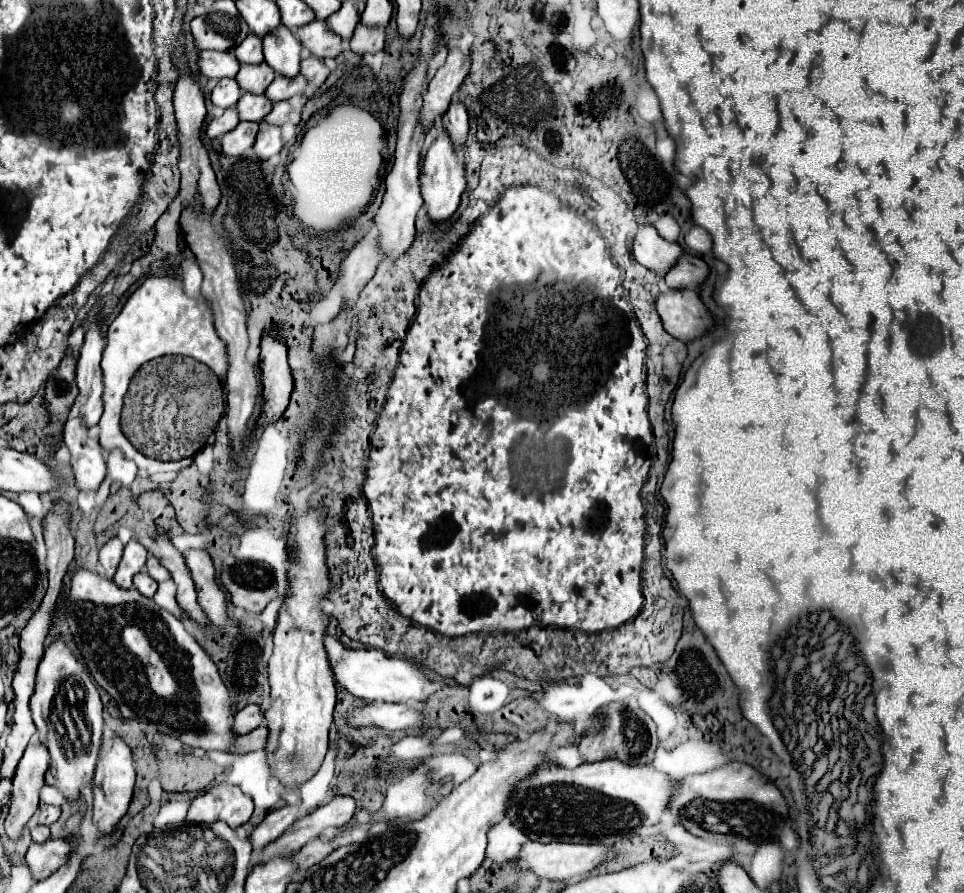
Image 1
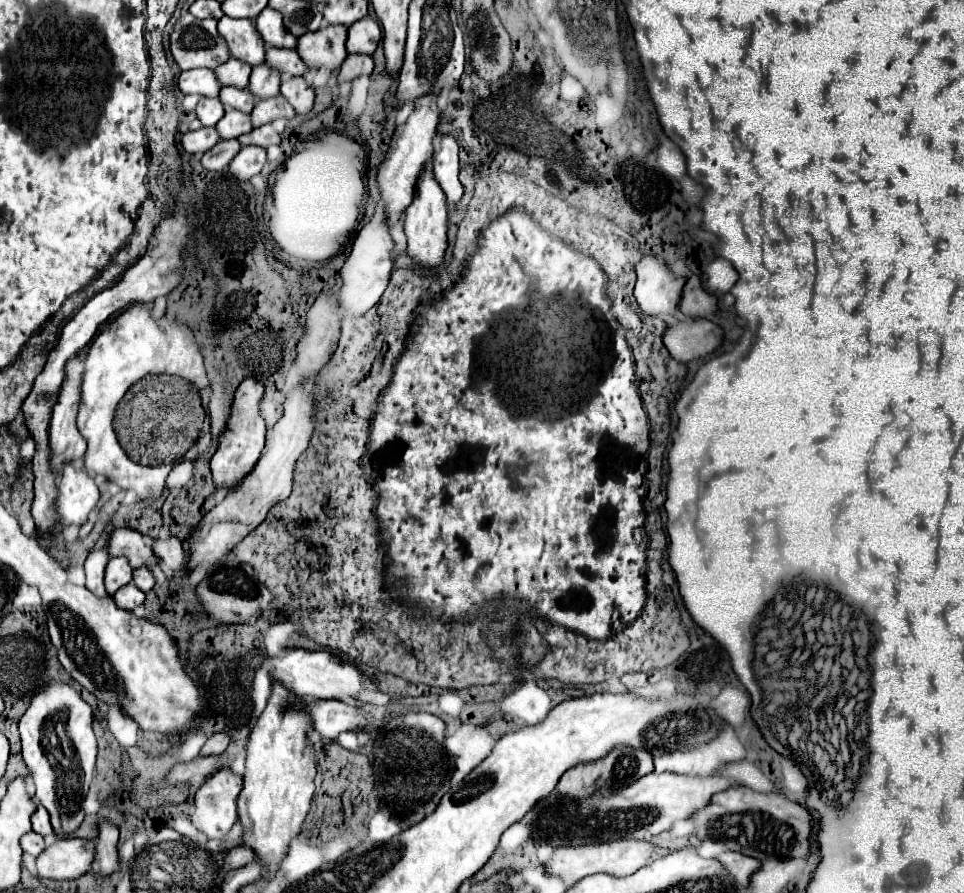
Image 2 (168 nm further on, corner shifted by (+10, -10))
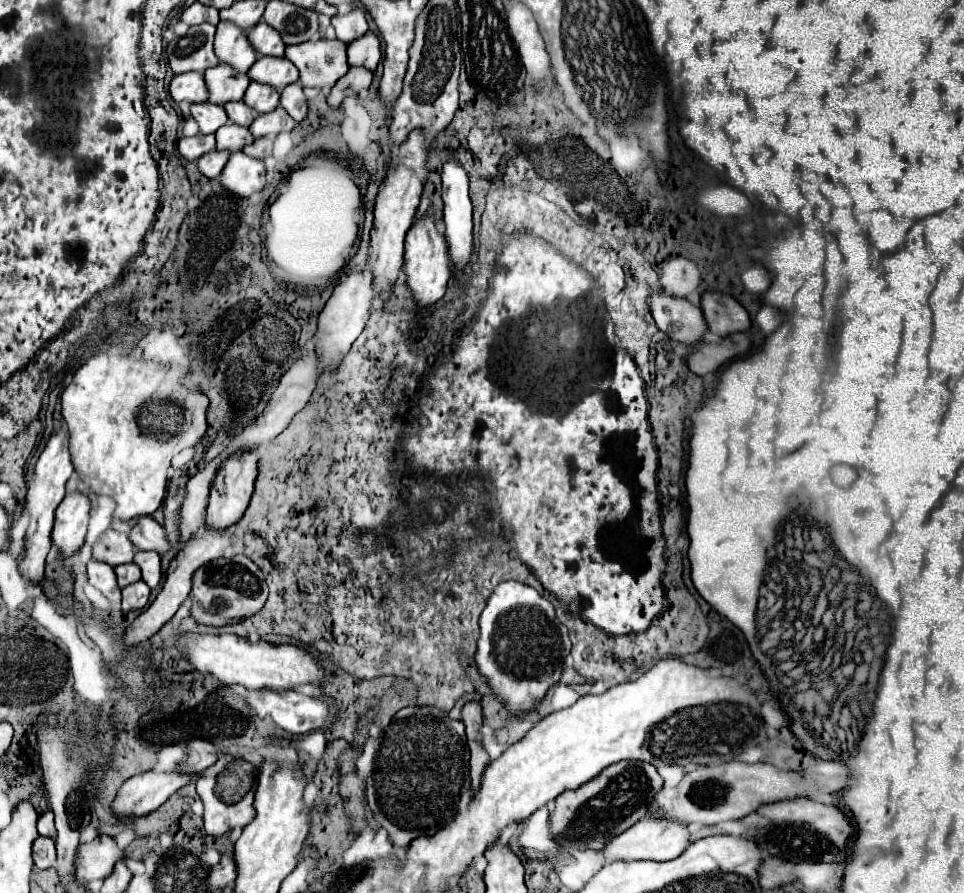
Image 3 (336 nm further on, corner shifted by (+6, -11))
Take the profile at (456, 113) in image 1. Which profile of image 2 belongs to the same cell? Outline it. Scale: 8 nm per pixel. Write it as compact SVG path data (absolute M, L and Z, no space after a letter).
M444 135L440 143L440 151L434 157L434 177L446 195L448 207L454 207L464 195L464 187L458 179L458 171L460 171L458 143L454 141L452 135Z

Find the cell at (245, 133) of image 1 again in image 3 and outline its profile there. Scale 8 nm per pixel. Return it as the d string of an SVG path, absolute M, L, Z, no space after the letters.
M214 150L214 152L210 152L198 160L198 170L208 178L218 178L222 168L226 166L228 158L230 158L230 152Z

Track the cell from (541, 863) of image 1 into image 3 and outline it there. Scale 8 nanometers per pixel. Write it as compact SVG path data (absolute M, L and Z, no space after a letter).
M642 820L636 822L632 828L628 828L626 832L622 832L620 836L612 838L598 854L606 860L606 862L614 862L614 860L656 860L656 862L664 862L664 860L674 860L678 858L688 842L690 830L682 824L670 824L670 820Z

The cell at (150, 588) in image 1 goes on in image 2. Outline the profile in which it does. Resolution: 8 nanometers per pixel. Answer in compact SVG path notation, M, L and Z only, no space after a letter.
M128 583L126 587L120 587L114 593L114 601L118 603L118 607L124 607L126 611L130 611L144 603L144 593L134 583Z

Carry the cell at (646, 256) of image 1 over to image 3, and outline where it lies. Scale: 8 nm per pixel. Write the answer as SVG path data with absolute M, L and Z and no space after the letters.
M658 288L648 296L648 304L656 326L670 338L684 344L696 344L702 338L706 322L702 310L690 300L676 298L666 294L664 288Z

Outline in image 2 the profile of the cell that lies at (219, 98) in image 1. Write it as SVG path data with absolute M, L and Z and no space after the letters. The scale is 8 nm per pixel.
M202 97L196 105L196 117L200 119L202 127L214 127L224 117L224 107L220 99Z

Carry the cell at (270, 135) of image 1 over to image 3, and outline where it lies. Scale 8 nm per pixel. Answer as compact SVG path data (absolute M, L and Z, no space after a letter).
M242 150L234 152L220 174L220 182L230 192L248 198L254 192L260 192L266 186L266 168L264 162L252 156L246 156Z

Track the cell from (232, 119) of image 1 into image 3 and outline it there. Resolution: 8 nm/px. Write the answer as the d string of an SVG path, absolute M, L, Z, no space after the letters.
M196 134L192 138L180 138L178 140L178 152L186 160L198 160L202 154L212 152L214 146L214 134Z

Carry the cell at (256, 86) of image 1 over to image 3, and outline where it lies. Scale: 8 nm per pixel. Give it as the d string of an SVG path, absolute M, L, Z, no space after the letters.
M236 100L236 102L230 102L224 106L228 118L234 122L234 124L240 124L240 126L250 126L252 120L254 120L254 110L250 106L244 104L244 100Z

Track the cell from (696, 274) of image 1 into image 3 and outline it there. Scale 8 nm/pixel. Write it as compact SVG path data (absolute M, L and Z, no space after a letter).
M706 290L702 294L700 308L704 312L708 330L718 336L728 336L732 332L750 328L748 312L728 294L722 294L718 290Z

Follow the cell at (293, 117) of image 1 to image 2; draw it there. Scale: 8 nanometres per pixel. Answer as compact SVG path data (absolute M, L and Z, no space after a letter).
M262 125L258 129L252 129L250 133L238 137L240 145L256 145L256 147L268 147L268 145L278 145L280 143L280 135L272 129L272 125Z

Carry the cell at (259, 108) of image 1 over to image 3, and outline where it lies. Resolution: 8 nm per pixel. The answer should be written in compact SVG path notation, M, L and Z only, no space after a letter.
M224 124L216 132L216 150L242 150L246 144L252 144L254 138L246 126L238 124Z

